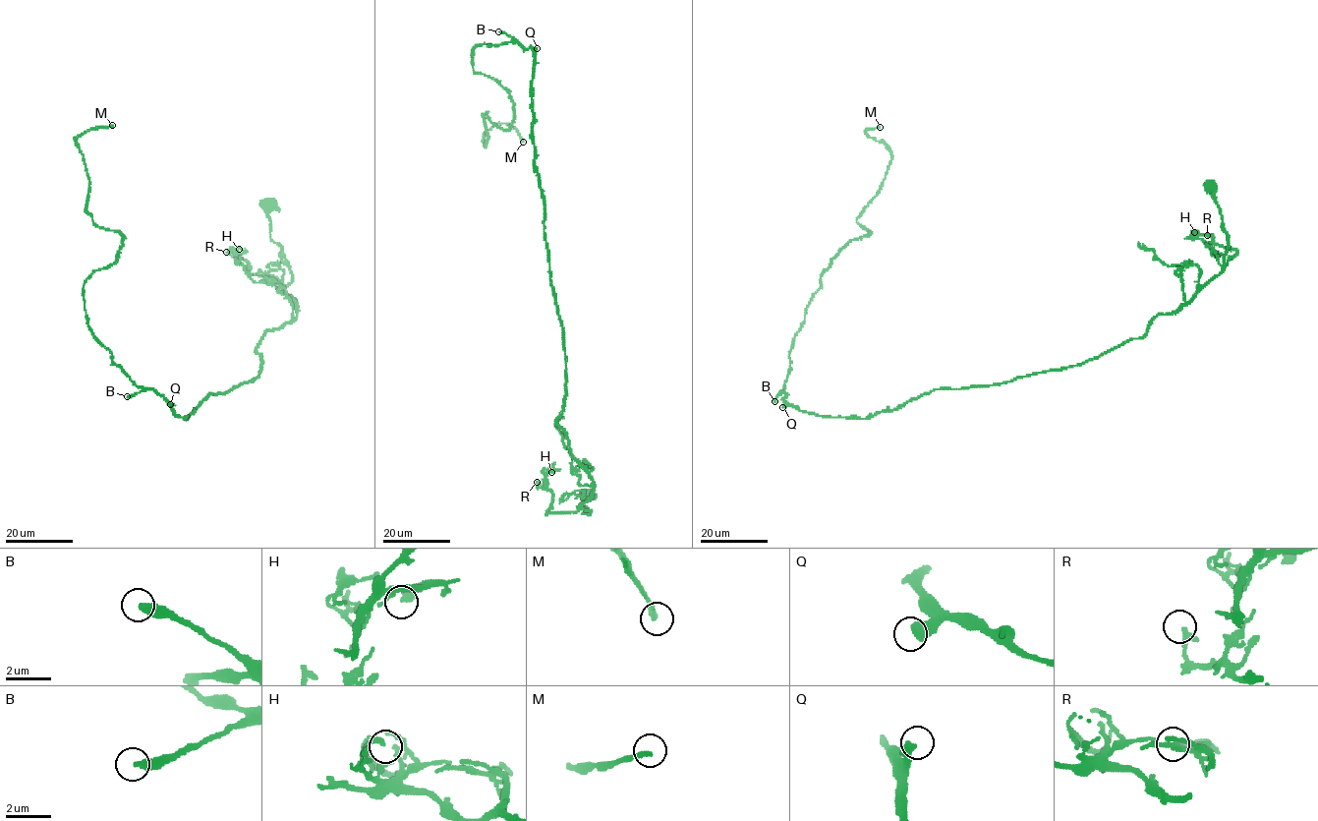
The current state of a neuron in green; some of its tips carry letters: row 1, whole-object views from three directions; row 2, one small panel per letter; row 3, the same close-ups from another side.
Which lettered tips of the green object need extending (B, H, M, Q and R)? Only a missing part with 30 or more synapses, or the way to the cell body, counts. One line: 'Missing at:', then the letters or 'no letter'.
Missing at: B, M

